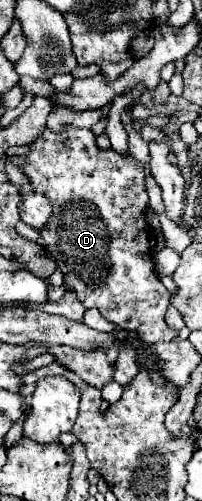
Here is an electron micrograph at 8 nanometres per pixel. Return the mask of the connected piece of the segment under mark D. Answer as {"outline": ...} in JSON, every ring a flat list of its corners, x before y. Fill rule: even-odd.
{"outline":[[45,129,35,143,37,145,29,145,31,153,25,157,27,163,23,173,31,179,35,191,43,193,55,209,49,229,41,231,41,243,47,245,55,263,59,269,63,269,65,283,73,287,77,299,87,309,95,307,107,321,119,325,125,331,135,331,145,345,177,339,177,331,165,323,169,291,159,281,155,263,151,259,151,235,145,213,149,197,145,191,145,175,135,165,135,159,123,157,113,149,99,149,95,145,95,135,89,129,73,129,63,133]]}

